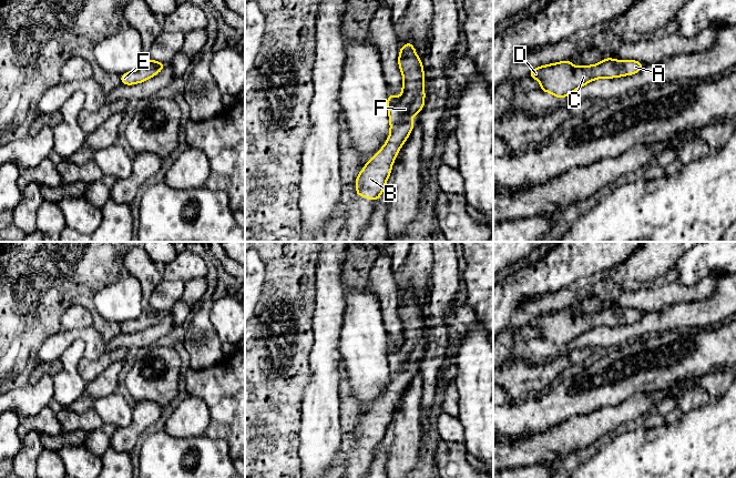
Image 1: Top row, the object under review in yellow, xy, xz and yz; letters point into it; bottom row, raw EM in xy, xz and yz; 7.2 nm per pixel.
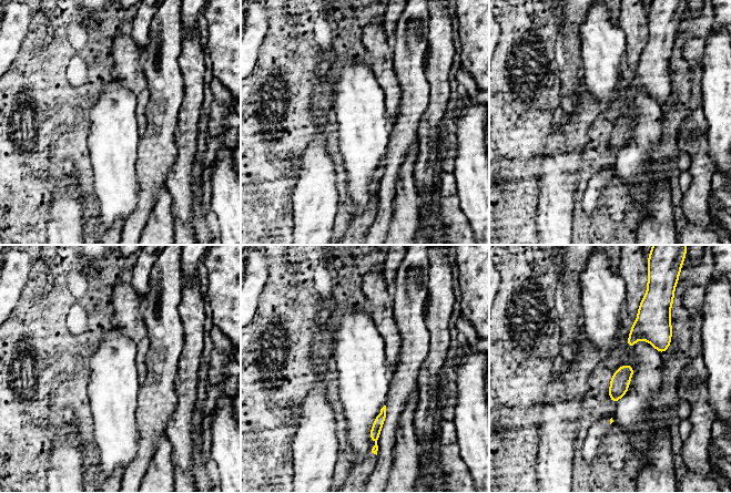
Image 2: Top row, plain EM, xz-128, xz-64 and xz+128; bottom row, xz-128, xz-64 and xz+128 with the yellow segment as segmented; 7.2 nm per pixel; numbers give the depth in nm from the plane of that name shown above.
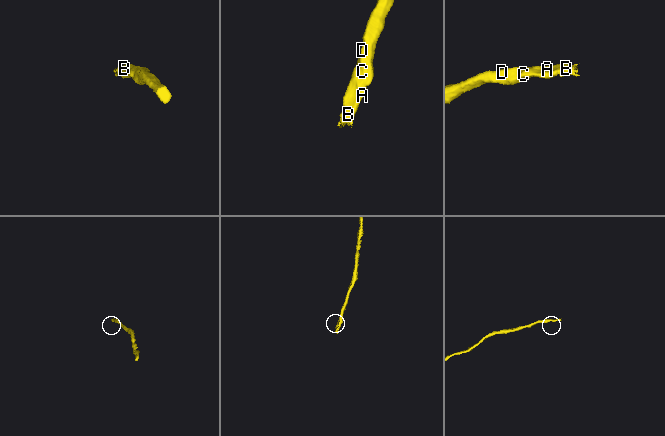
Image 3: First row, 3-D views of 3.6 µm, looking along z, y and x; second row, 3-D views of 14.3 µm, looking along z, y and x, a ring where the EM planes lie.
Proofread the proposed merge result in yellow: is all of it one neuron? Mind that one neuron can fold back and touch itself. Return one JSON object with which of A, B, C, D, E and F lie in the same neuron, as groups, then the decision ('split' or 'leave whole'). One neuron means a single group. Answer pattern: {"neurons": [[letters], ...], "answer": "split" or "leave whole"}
{"neurons": [["A", "B", "C", "D", "E", "F"]], "answer": "leave whole"}

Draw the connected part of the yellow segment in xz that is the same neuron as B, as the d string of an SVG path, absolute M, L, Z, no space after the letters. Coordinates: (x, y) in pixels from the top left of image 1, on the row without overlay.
M411 289L400 296L398 313L403 325L402 343L397 347L388 340L389 386L355 428L356 445L369 446L372 451L380 447L396 404L415 375L410 365L419 363L425 354L422 308L418 306Z

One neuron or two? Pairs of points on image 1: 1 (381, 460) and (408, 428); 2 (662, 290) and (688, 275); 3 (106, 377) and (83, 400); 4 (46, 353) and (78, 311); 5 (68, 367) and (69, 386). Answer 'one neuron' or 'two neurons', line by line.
1: two neurons
2: two neurons
3: one neuron
4: two neurons
5: one neuron

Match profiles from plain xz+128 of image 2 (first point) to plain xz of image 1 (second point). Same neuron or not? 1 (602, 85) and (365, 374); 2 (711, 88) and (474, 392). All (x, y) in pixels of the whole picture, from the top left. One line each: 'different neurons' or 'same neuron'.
1: same neuron
2: same neuron

